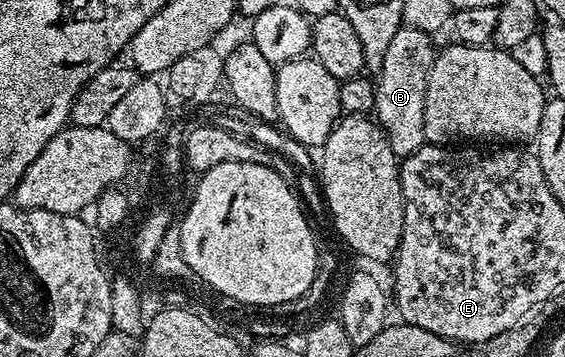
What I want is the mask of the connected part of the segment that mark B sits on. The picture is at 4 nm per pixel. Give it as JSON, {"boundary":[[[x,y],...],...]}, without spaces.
{"boundary":[[[402,26],[389,40],[383,68],[377,72],[375,84],[374,118],[389,141],[389,149],[397,157],[406,157],[427,143],[425,137],[425,97],[429,73],[435,64],[437,46],[430,34],[409,26]]]}

